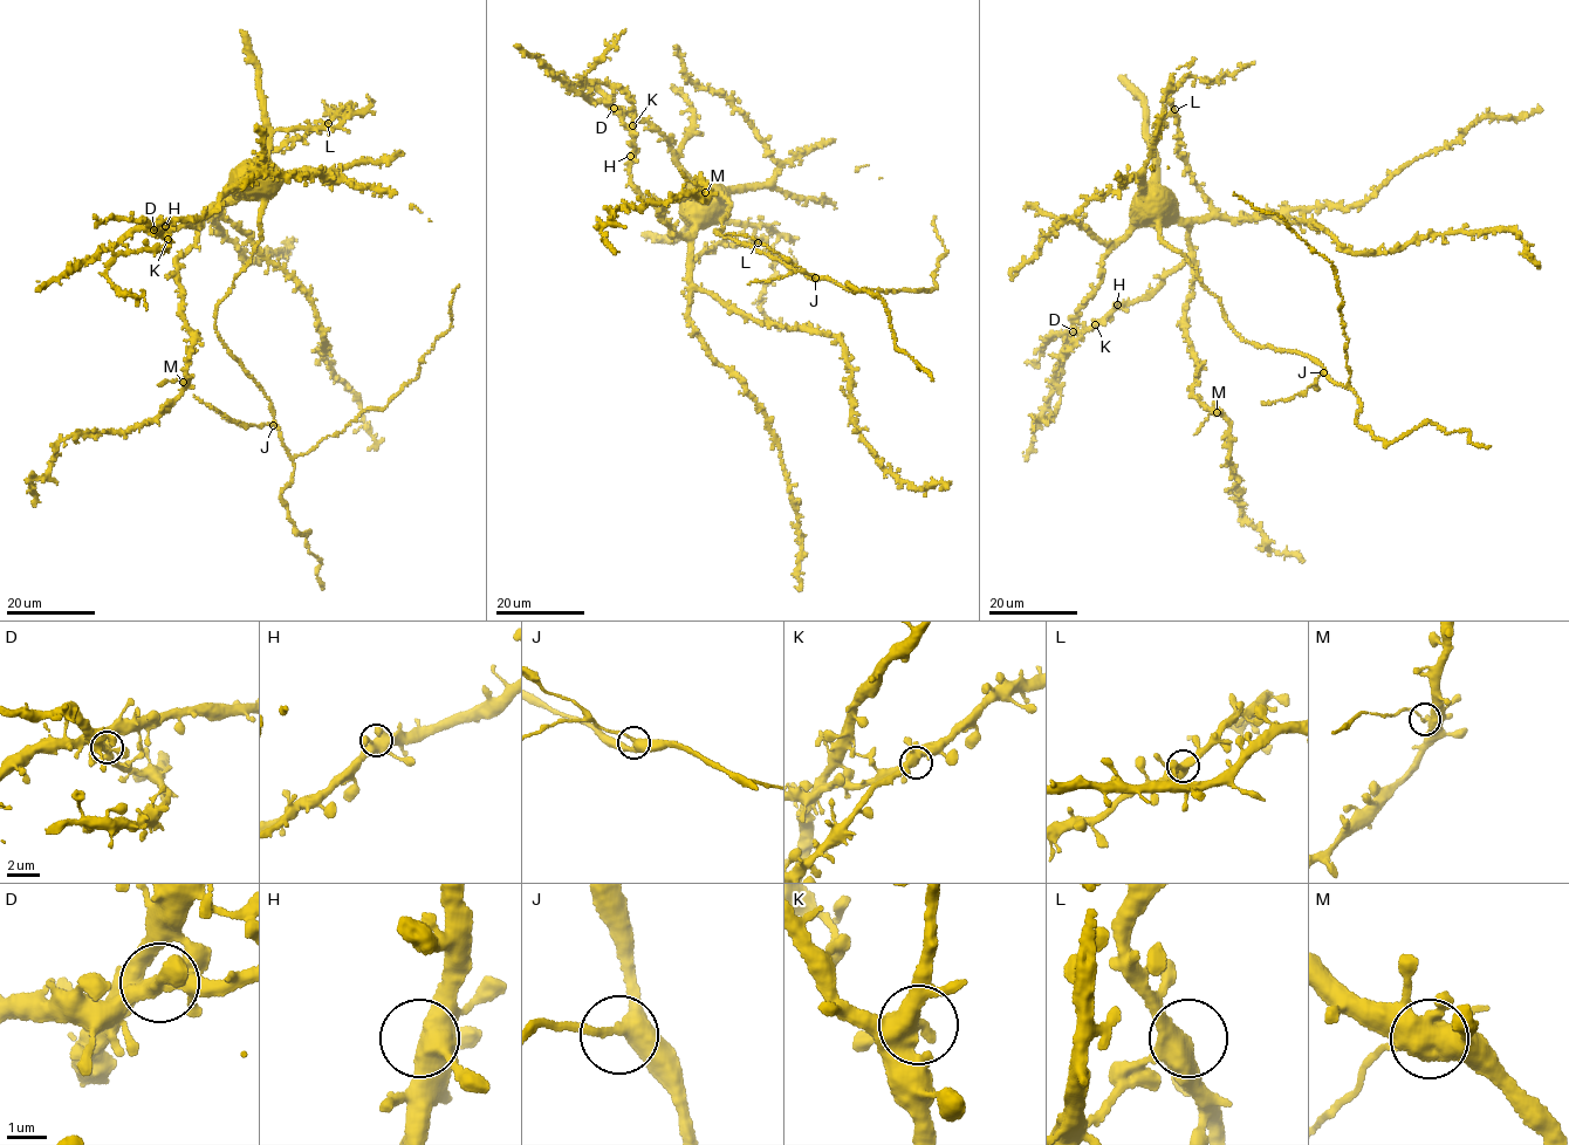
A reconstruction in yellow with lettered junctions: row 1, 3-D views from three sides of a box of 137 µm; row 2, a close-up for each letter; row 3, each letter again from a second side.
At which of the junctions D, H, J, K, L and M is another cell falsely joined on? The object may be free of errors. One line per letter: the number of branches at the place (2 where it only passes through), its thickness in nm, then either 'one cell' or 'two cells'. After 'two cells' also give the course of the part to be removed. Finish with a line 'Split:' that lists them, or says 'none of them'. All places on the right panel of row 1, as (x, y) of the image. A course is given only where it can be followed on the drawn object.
D: 5 branches meet; 320 nm thick; one cell
H: 4 branches meet; 420 nm thick; one cell
J: 3 branches meet; 360 nm thick; one cell
K: 6 branches meet; 440 nm thick; one cell
L: 4 branches meet; 440 nm thick; one cell
M: 5 branches meet; 400 nm thick; two cells; foreign part runs (1217, 412), (1211, 413), (1194, 434)
Split: M

